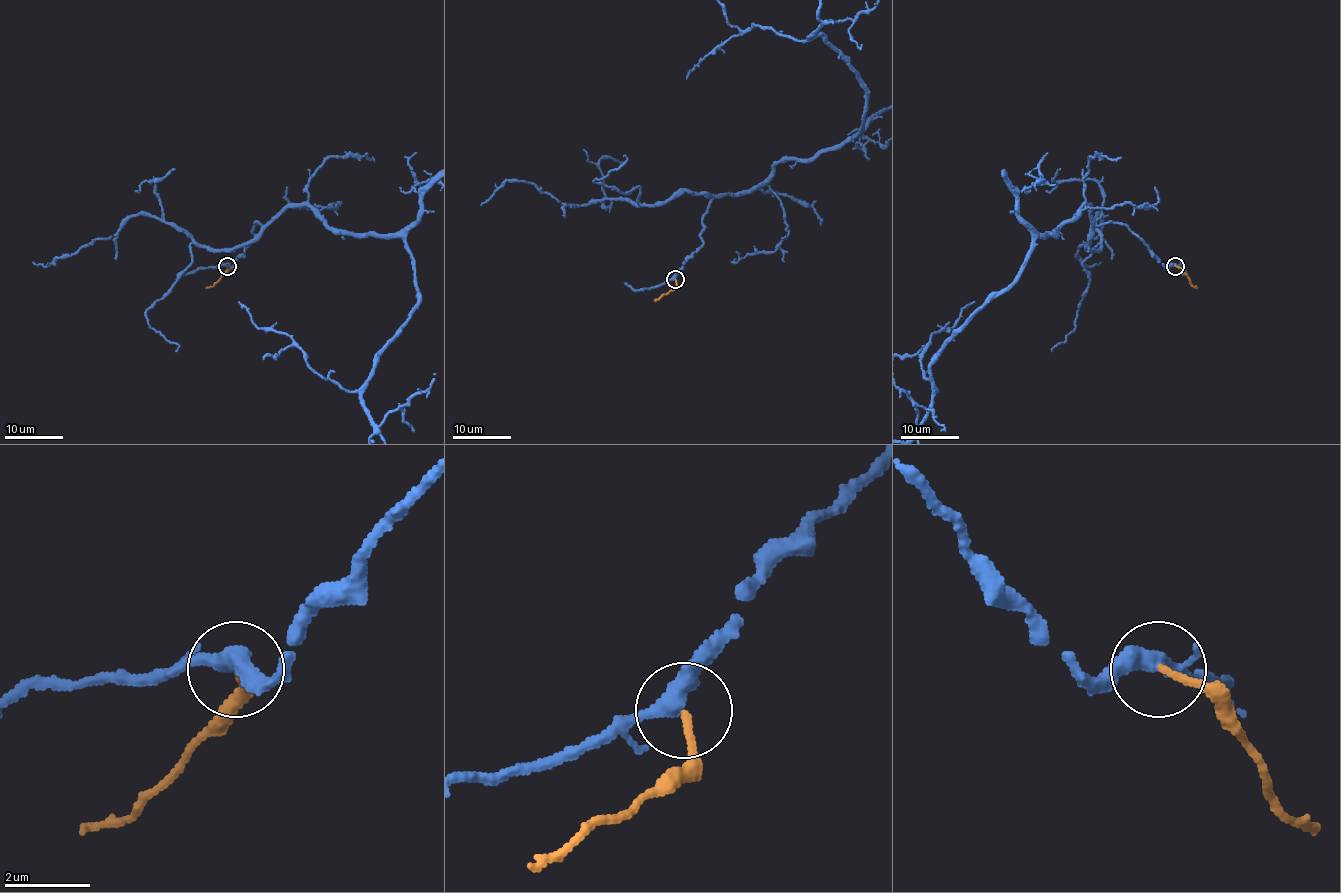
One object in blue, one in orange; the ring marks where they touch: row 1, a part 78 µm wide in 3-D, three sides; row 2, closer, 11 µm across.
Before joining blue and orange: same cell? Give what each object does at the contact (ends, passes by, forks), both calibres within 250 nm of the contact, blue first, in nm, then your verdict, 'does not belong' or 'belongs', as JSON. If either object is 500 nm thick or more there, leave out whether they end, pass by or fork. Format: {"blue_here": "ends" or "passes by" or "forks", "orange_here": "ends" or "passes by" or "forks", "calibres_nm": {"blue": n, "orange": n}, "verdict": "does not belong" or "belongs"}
{"blue_here": "passes by", "orange_here": "ends", "calibres_nm": {"blue": 400, "orange": 160}, "verdict": "does not belong"}

